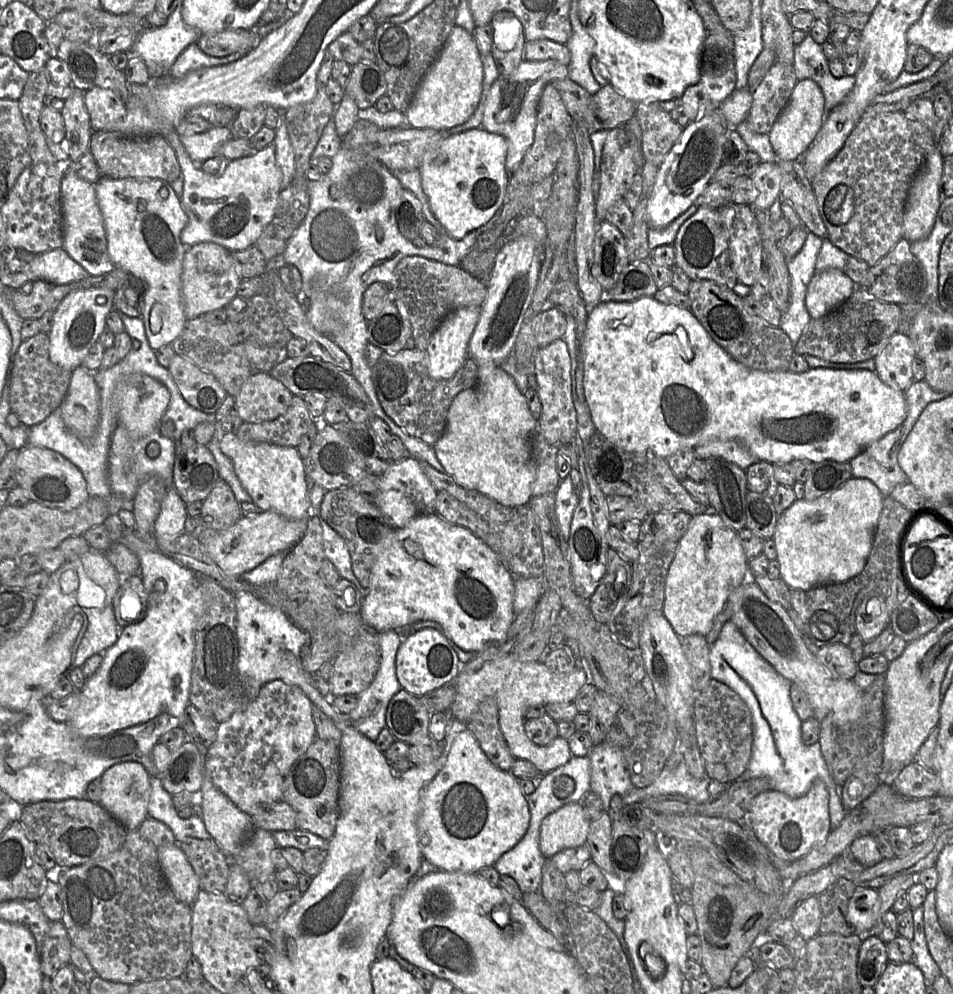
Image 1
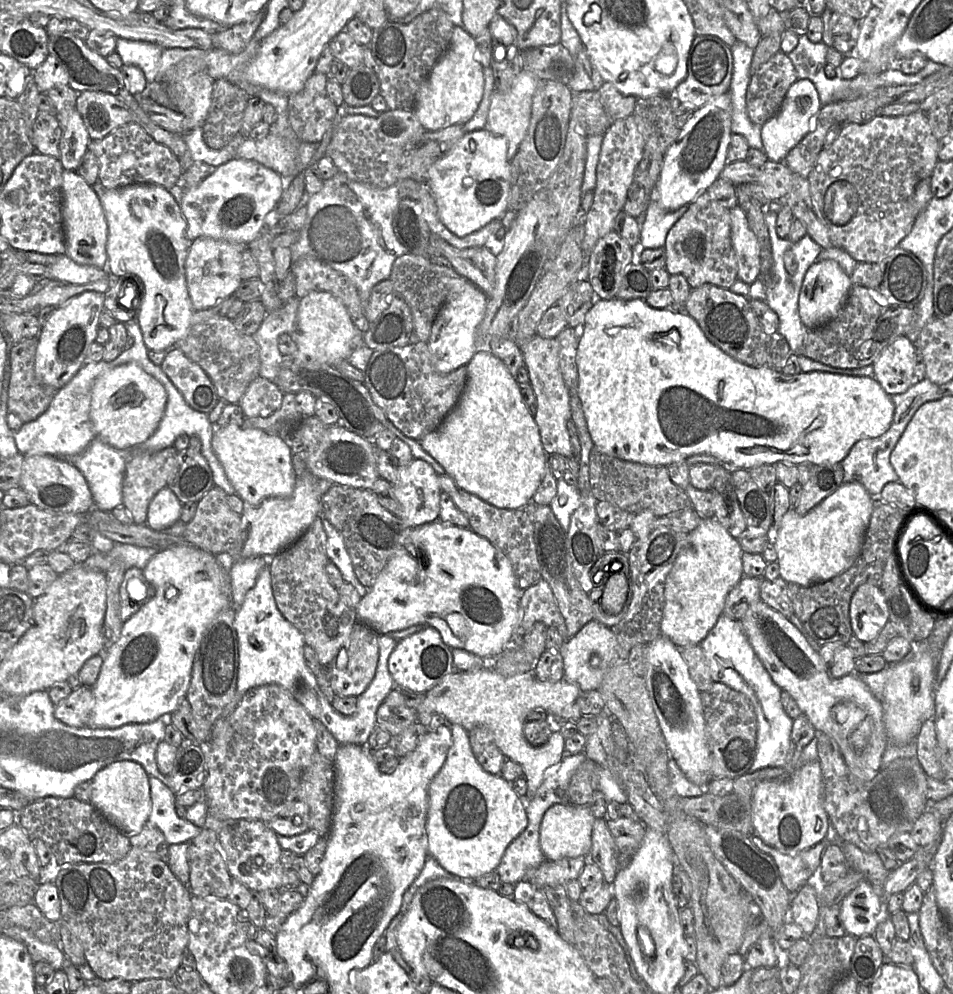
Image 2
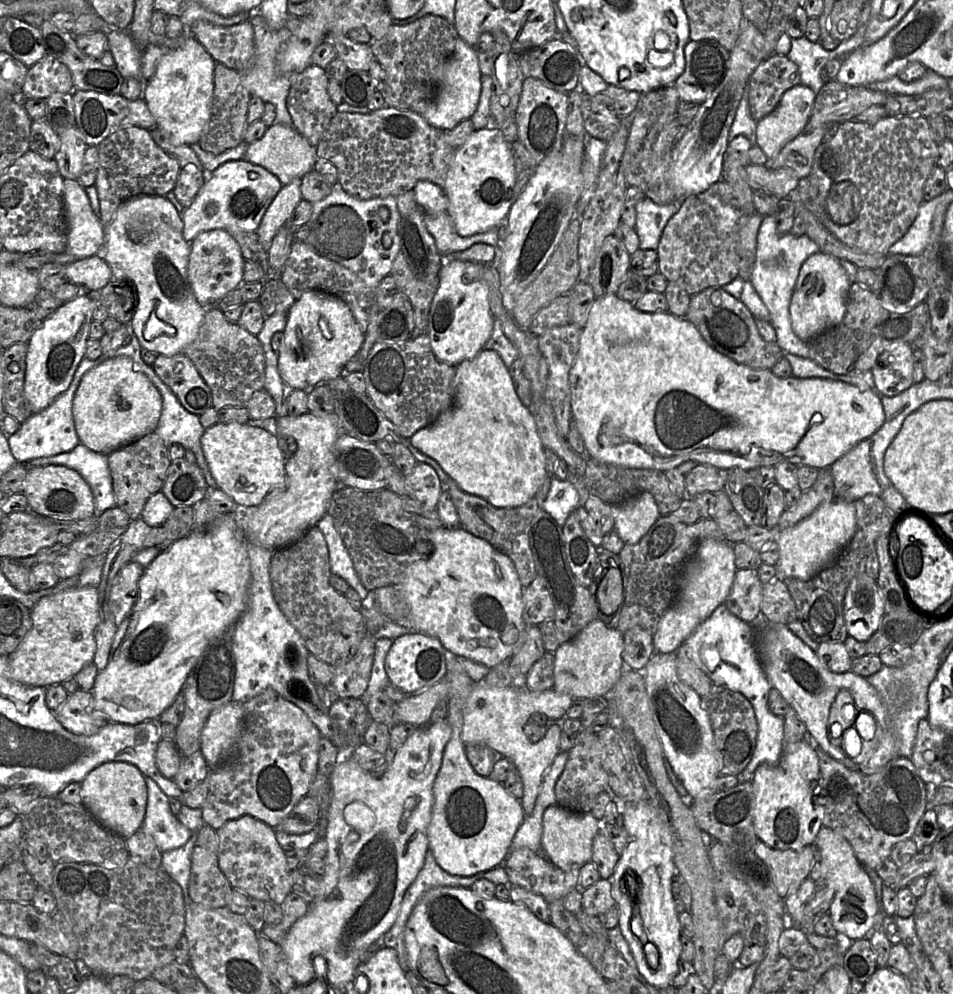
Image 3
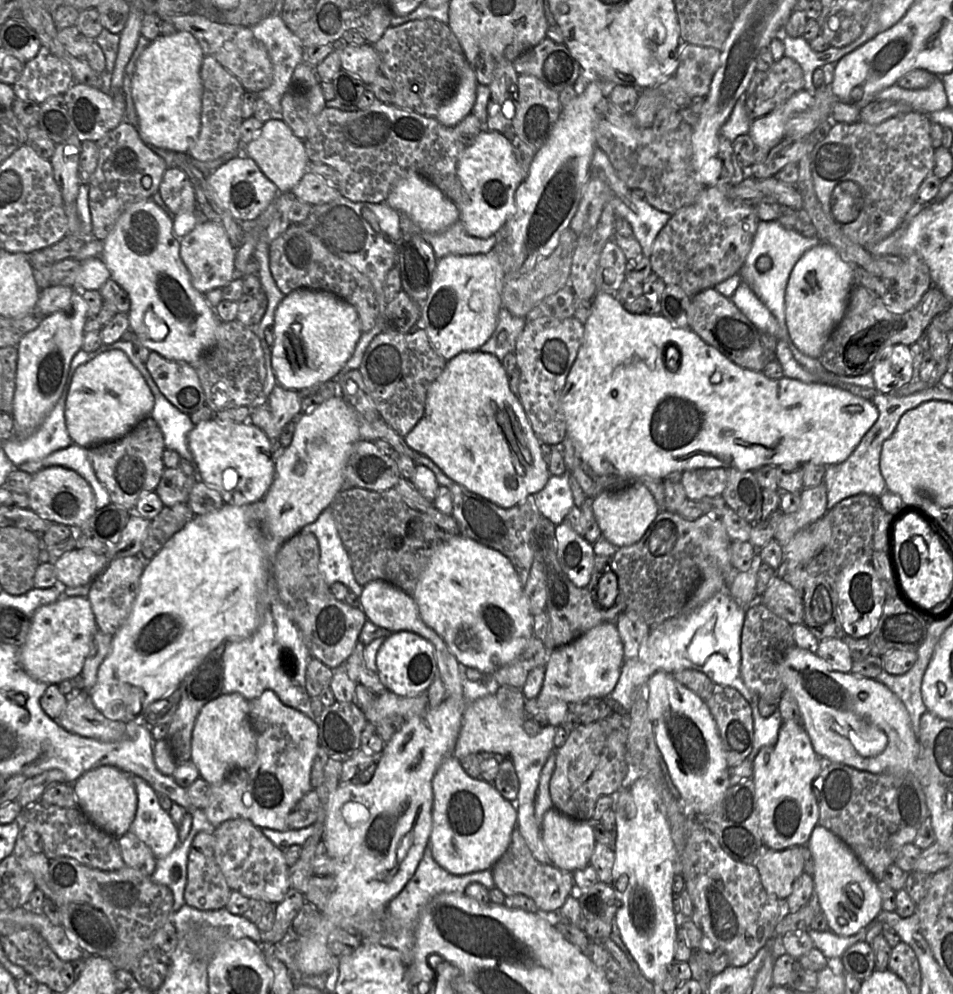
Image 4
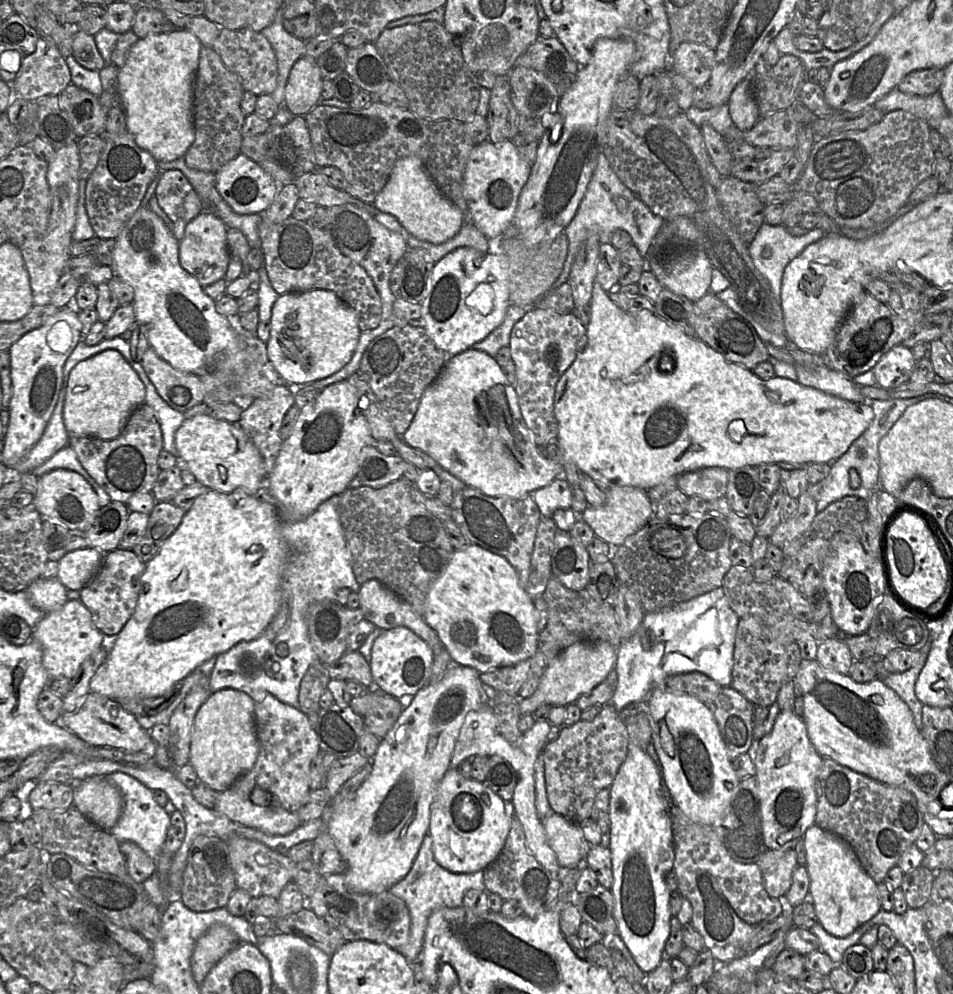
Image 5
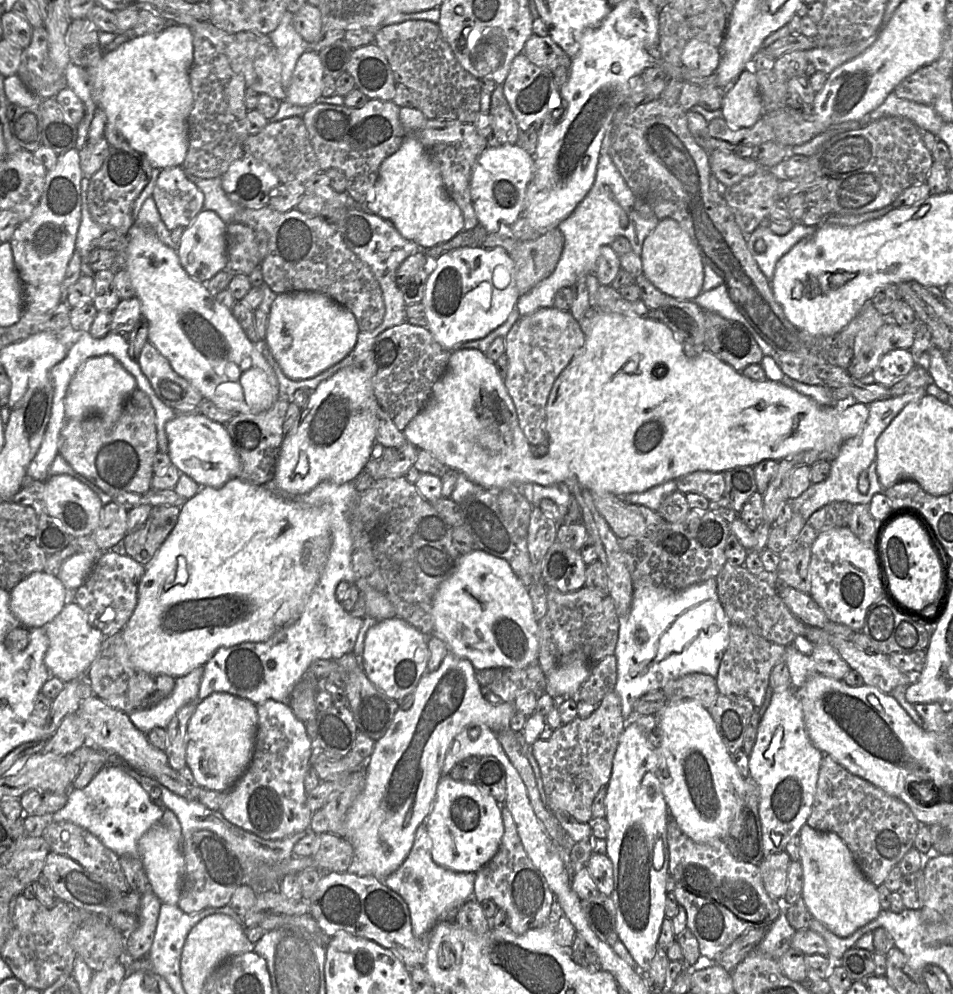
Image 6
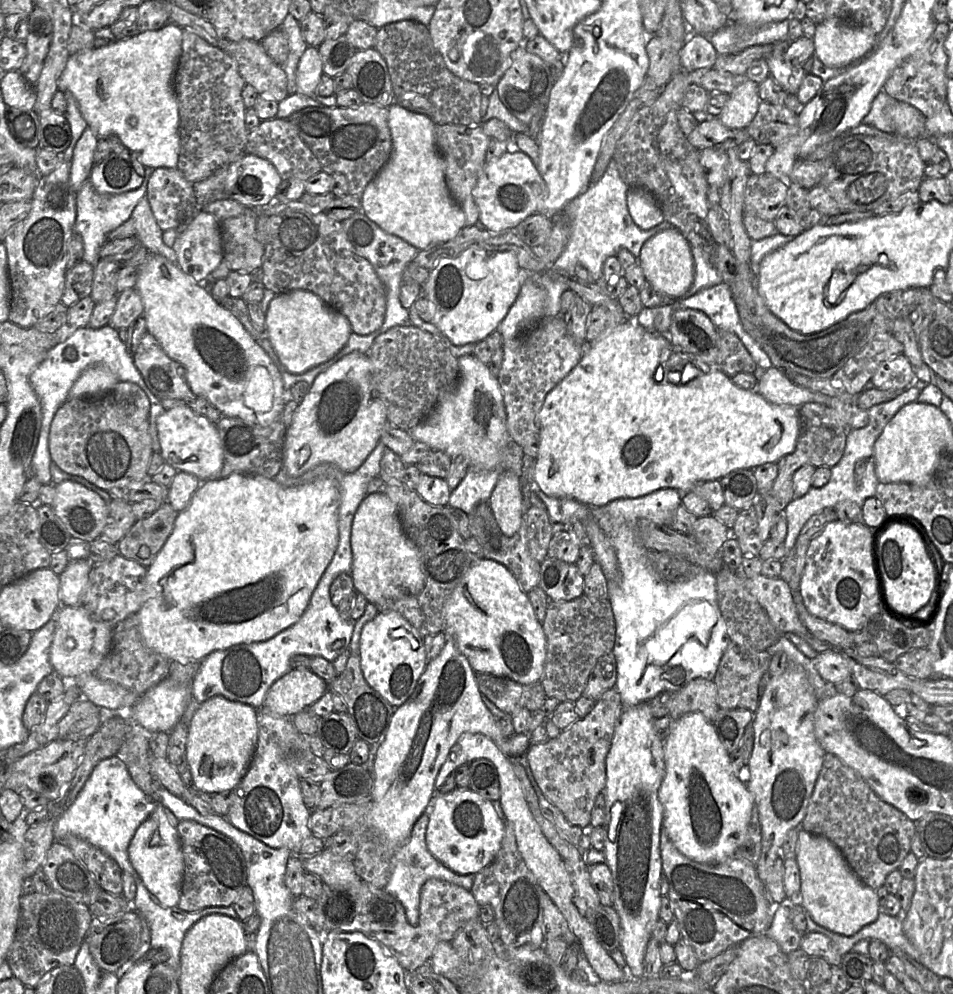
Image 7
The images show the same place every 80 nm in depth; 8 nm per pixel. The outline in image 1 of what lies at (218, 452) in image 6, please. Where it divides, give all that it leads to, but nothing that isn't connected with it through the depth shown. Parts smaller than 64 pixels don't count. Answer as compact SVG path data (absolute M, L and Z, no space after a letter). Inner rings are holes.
M231 432L220 438L219 446L232 461L241 485L259 508L273 510L289 519L303 519L311 515L305 460L296 447L244 442Z

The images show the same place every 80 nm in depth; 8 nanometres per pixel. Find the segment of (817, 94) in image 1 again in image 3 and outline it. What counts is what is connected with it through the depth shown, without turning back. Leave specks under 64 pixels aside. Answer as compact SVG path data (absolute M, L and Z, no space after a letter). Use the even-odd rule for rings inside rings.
M798 84L786 91L777 107L757 122L756 146L760 147L768 159L778 155L780 150L798 136L808 124L816 94L803 84Z

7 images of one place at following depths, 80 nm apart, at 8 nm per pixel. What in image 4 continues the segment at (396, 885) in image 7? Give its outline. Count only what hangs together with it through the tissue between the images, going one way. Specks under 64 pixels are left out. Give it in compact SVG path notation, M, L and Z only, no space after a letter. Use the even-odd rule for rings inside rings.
M428 844L423 856L413 874L403 889L391 900L387 906L389 932L384 933L379 943L398 950L404 964L407 966L413 962L415 945L415 930L419 915L427 902L440 893L464 893L470 883L480 883L488 890L495 887L491 870L483 870L464 875L455 875L442 868L433 858L431 846Z

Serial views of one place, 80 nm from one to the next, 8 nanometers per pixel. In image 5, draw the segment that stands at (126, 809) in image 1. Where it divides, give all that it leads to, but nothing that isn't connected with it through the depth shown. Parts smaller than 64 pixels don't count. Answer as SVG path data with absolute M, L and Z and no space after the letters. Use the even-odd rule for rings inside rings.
M93 776L73 786L73 806L92 823L110 831L121 816L123 799L105 776Z

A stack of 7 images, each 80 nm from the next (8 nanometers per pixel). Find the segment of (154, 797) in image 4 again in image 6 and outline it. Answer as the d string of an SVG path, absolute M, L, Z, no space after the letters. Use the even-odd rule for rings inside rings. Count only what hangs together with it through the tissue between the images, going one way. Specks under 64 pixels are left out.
M107 764L85 788L70 789L65 806L52 817L55 822L67 821L88 830L119 857L128 855L132 858L138 875L137 892L143 895L148 891L138 842L147 830L161 821L163 809L153 803L149 793L125 770L118 765Z

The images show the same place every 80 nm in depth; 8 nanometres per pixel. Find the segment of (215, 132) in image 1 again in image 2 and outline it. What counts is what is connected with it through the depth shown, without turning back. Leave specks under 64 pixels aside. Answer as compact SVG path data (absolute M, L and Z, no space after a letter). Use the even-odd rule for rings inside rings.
M202 127L195 128L183 135L183 139L188 147L191 160L193 162L203 162L214 167L237 158L237 151L245 135L239 133L223 148L214 150L207 146L203 137Z

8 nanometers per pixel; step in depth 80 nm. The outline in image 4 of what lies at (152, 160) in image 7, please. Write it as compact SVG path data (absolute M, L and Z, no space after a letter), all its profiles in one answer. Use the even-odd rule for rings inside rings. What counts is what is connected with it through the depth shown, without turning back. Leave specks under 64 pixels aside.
M177 31L152 40L140 55L131 80L131 93L137 114L137 129L147 145L188 153L201 127L203 84L201 66L205 54L189 32Z

